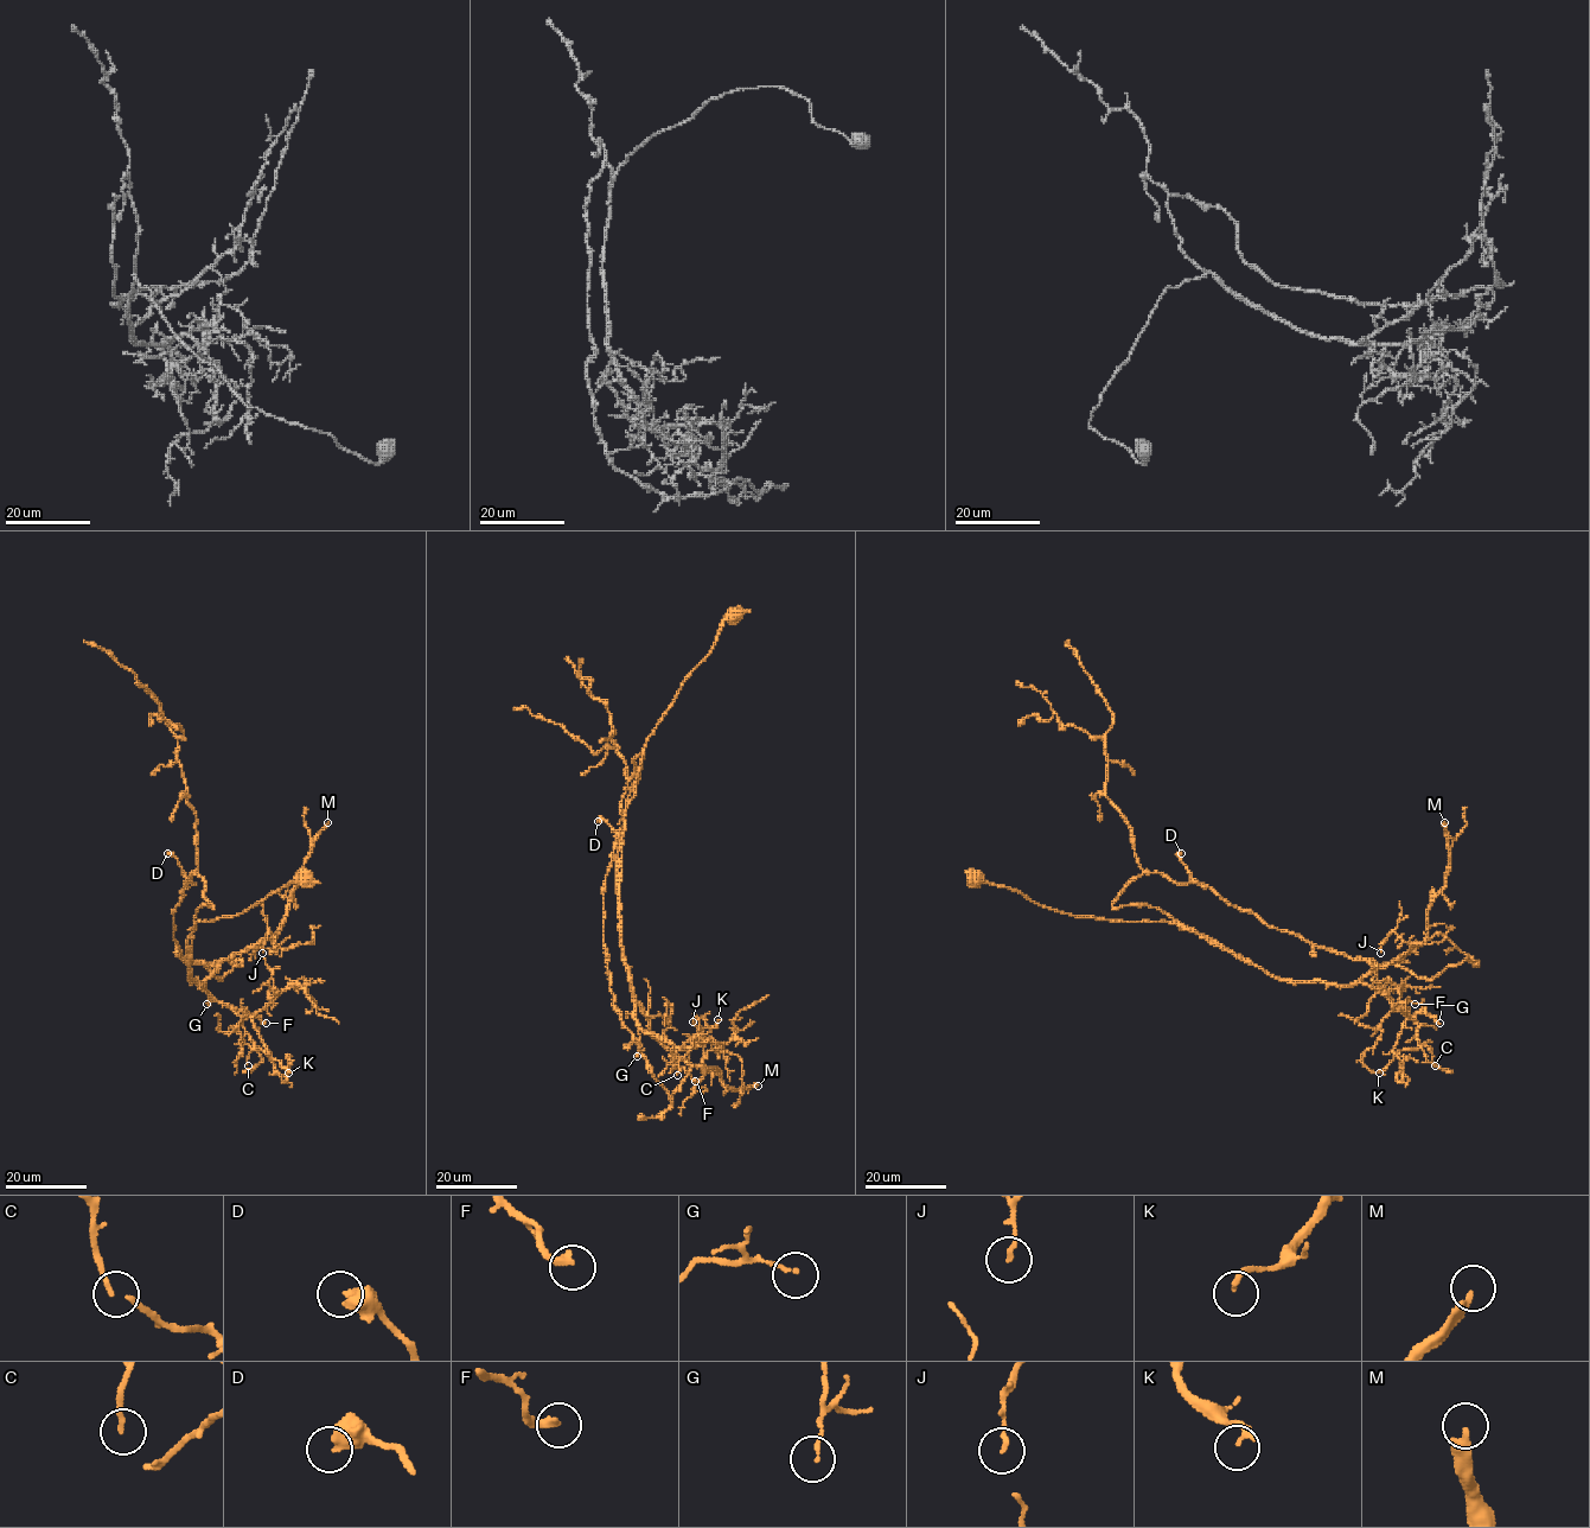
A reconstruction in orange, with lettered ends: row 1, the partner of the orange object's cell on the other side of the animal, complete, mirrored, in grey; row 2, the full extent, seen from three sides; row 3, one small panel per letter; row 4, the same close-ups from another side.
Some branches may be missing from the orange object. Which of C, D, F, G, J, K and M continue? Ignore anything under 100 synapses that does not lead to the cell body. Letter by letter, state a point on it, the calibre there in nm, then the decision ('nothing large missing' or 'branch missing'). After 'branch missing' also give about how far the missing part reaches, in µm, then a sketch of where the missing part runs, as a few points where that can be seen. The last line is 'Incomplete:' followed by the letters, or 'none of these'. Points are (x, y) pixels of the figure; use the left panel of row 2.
C: (248, 1065) | 170 nm | nothing large missing
D: (167, 853) | 440 nm | nothing large missing
F: (266, 1023) | 240 nm | nothing large missing
G: (206, 1004) | 110 nm | nothing large missing
J: (262, 953) | 140 nm | nothing large missing
K: (288, 1073) | 200 nm | nothing large missing
M: (327, 822) | 280 nm | branch missing | 80 µm | (327, 822), (355, 734), (357, 677), (374, 640), (365, 624), (371, 587), (369, 571), (355, 556)
Incomplete: M

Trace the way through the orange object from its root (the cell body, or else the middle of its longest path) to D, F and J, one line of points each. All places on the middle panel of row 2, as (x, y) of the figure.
D: (732, 613), (649, 738), (624, 815), (644, 753), (633, 759), (621, 802), (624, 826), (615, 831), (598, 821)
F: (732, 613), (645, 744), (623, 838), (620, 942), (634, 1017), (677, 1050), (674, 1061), (695, 1081)
J: (732, 613), (645, 744), (623, 838), (620, 942), (631, 995), (653, 1036), (701, 1065), (703, 1042), (693, 1022)

